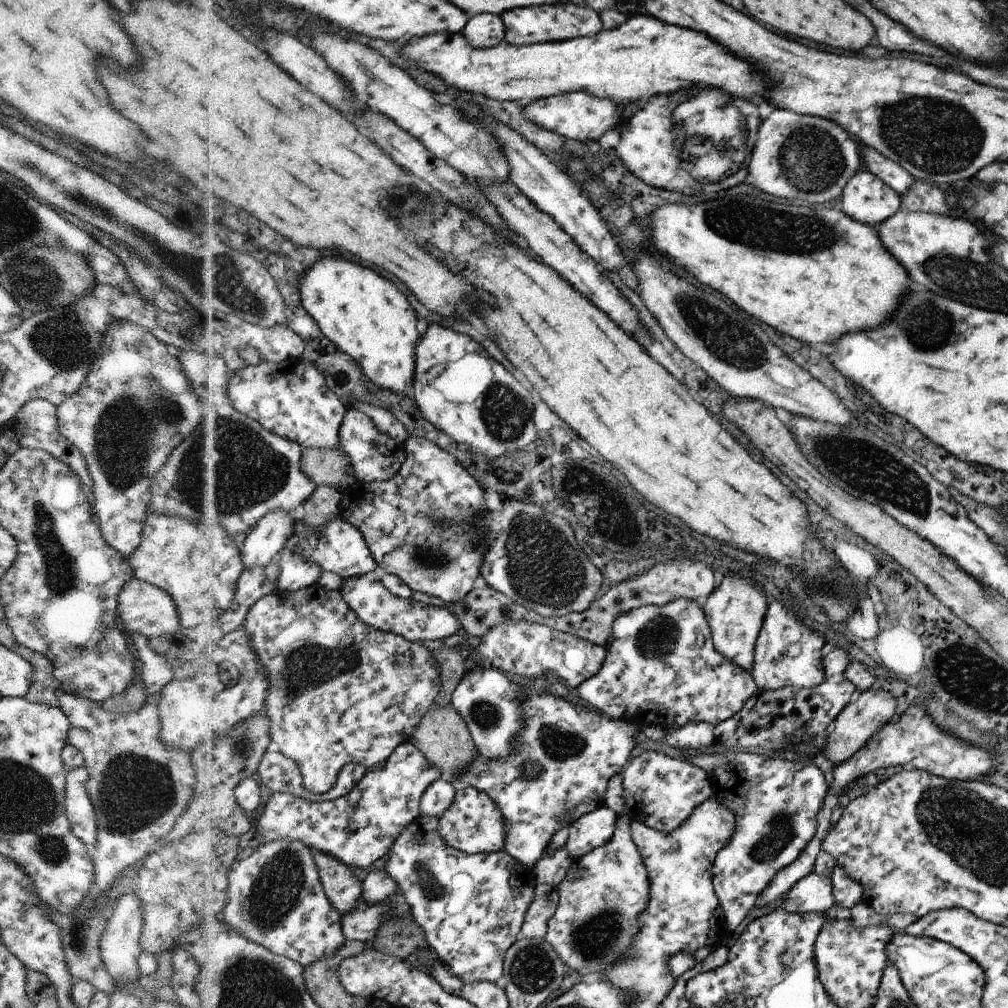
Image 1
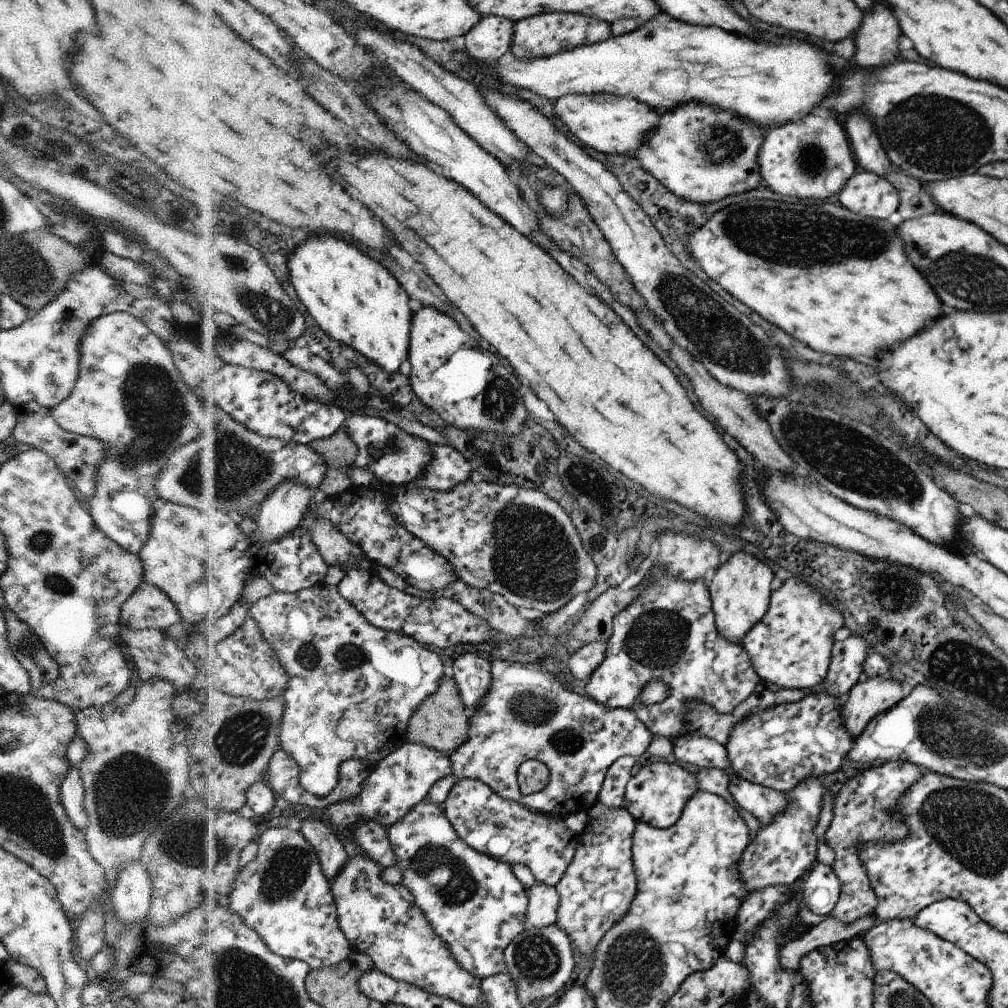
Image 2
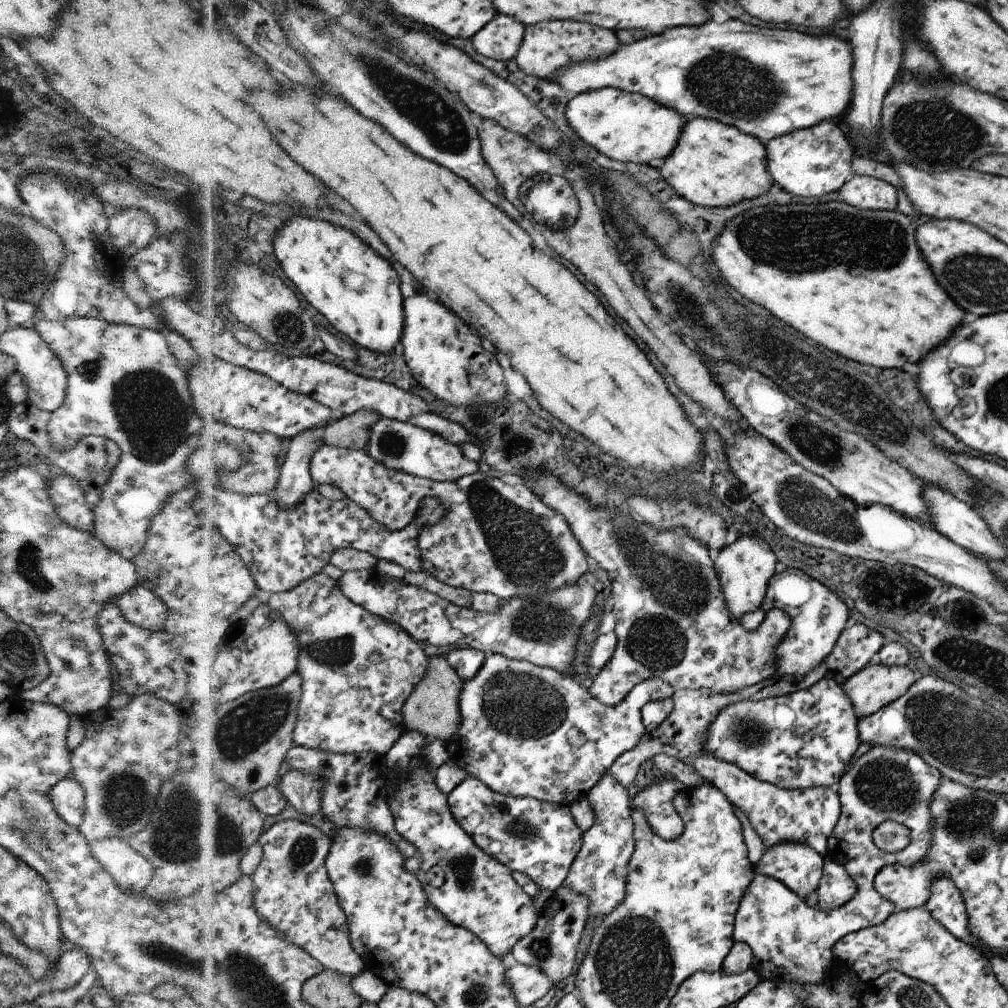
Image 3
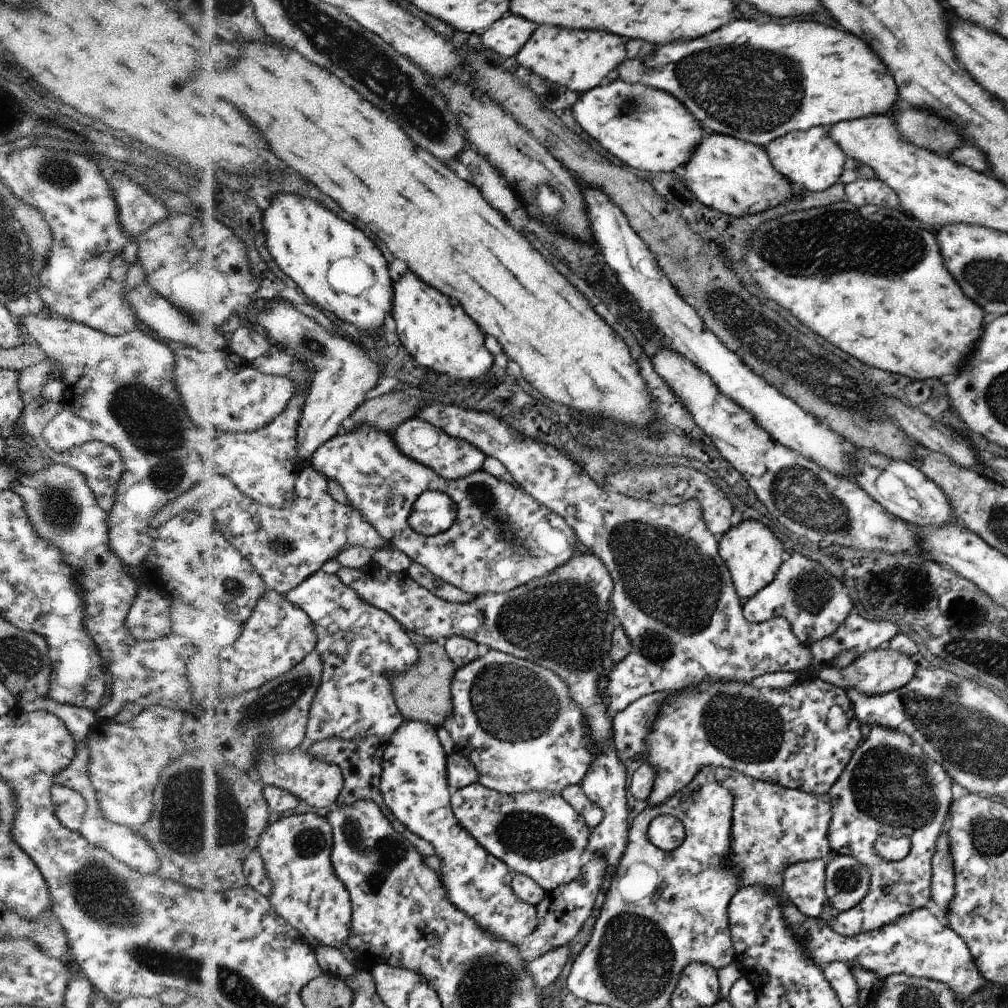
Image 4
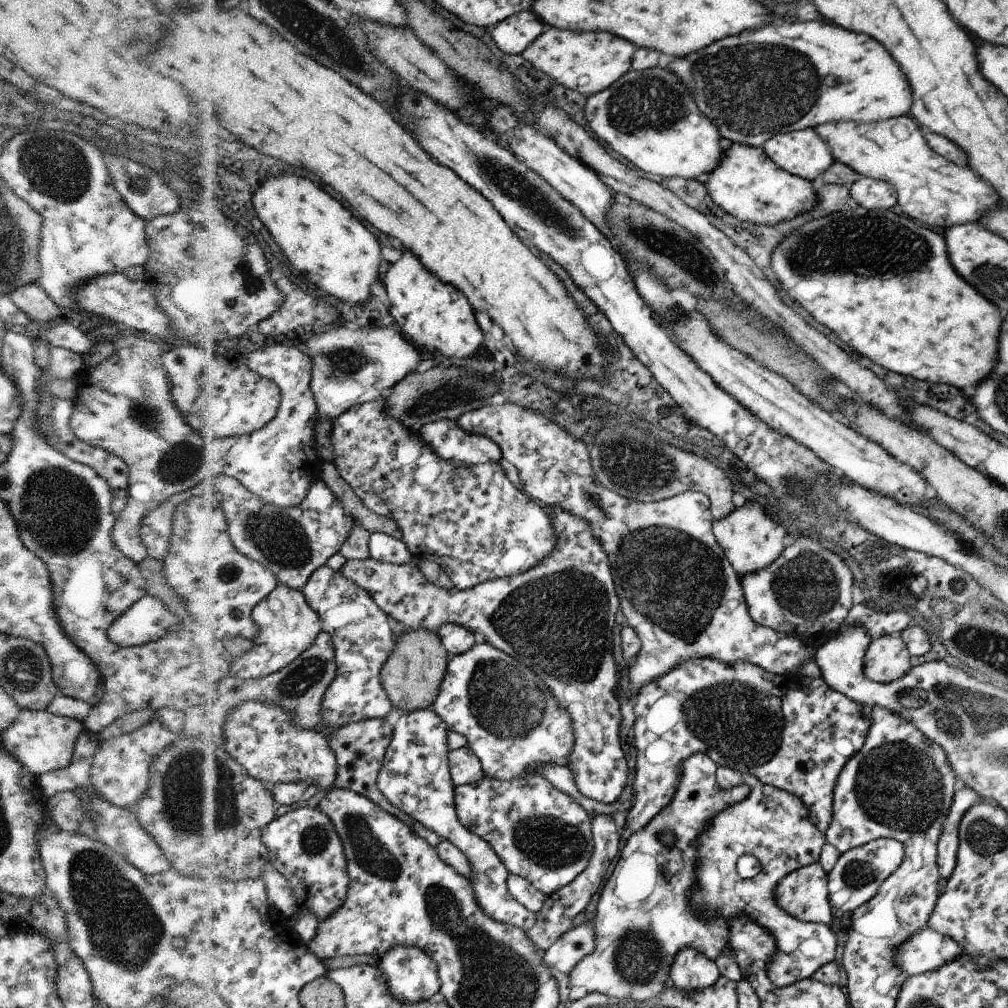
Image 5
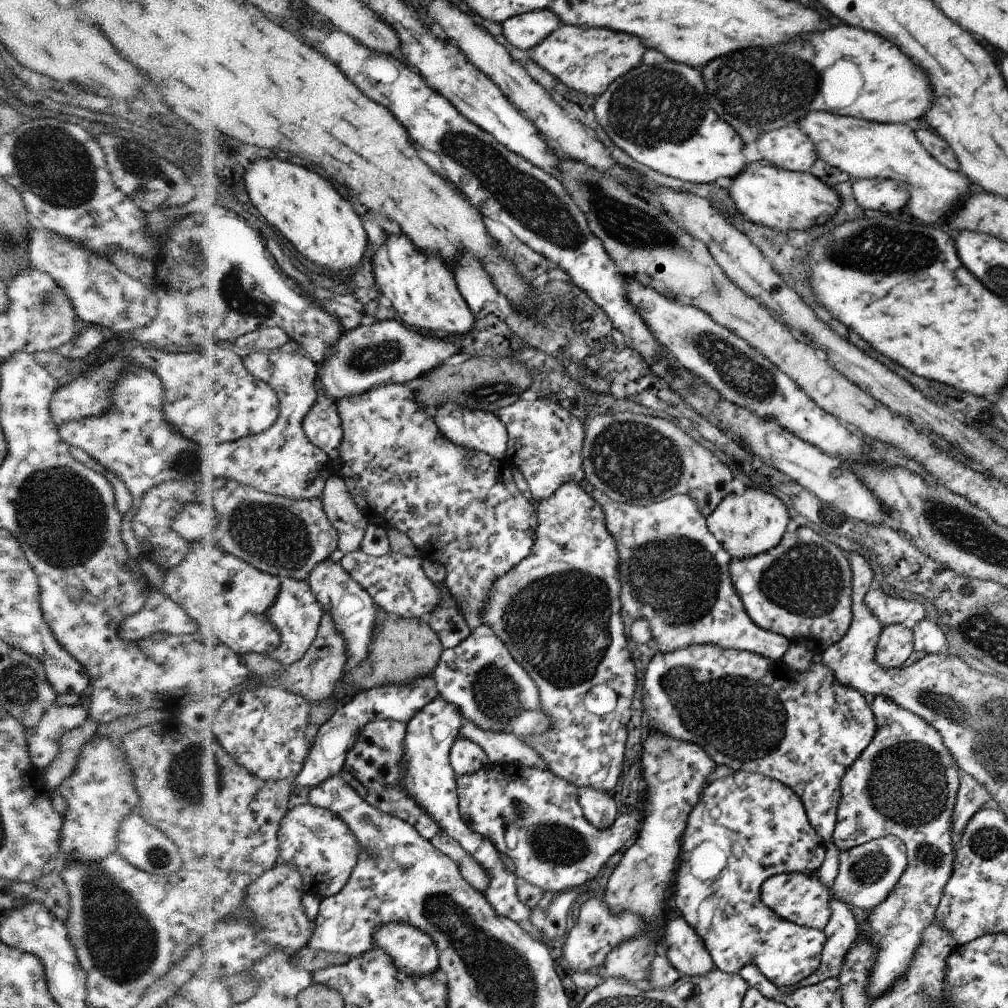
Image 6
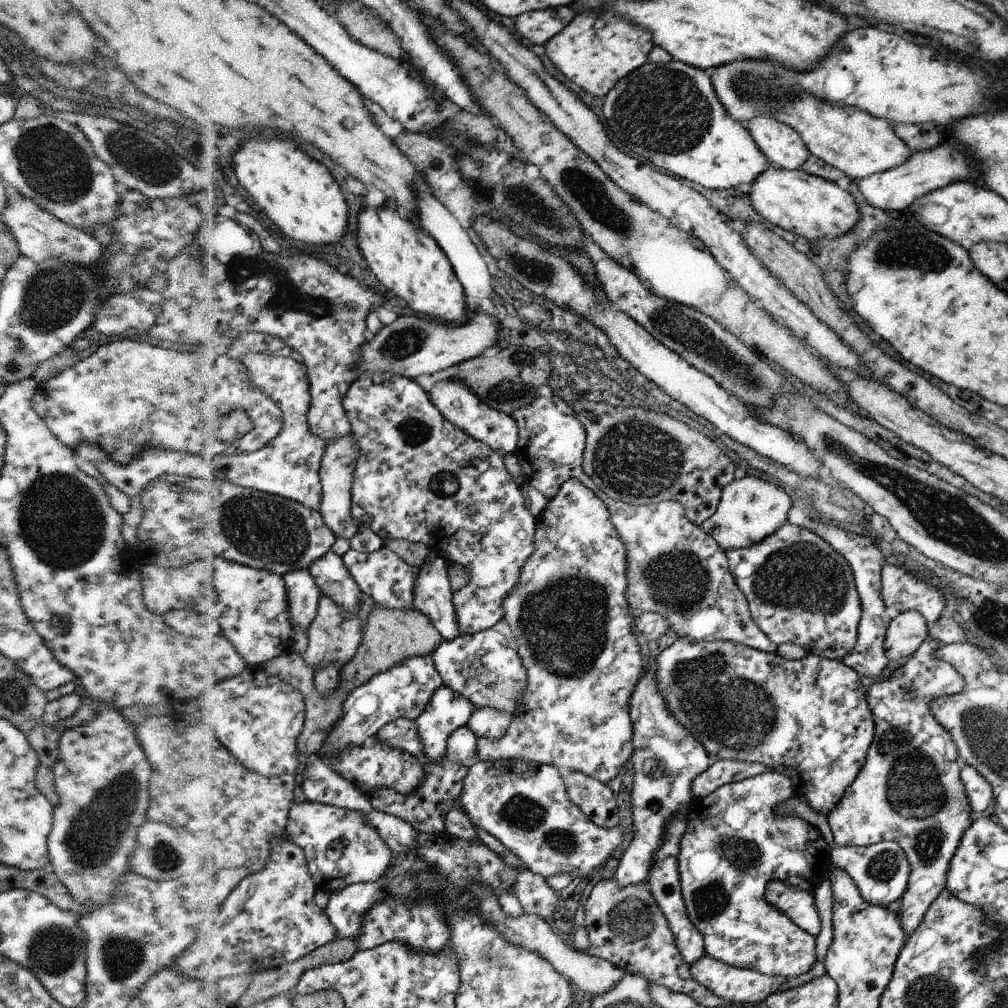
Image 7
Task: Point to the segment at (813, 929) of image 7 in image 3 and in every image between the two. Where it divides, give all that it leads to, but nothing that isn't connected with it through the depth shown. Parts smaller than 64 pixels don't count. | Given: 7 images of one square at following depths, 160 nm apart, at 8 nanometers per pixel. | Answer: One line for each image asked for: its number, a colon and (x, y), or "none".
3: (799, 867)
4: (803, 883)
5: (803, 894)
6: (803, 899)

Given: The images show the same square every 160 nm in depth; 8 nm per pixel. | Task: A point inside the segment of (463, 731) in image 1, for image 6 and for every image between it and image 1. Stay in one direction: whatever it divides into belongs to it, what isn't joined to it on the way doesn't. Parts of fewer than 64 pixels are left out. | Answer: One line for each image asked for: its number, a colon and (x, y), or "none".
2: (443, 721)
3: (433, 708)
4: (424, 692)
5: (413, 677)
6: (404, 649)

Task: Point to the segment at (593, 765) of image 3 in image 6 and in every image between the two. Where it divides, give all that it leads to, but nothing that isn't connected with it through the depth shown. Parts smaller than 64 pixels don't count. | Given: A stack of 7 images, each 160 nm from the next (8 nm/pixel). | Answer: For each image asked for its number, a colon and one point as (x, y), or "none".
4: (516, 721)
5: (511, 721)
6: (480, 676)

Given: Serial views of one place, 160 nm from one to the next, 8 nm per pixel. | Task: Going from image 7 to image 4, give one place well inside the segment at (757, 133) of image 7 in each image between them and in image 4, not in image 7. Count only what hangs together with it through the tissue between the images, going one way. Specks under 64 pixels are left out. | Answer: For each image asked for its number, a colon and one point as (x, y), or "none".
4: (812, 161)
5: (804, 153)
6: (789, 147)

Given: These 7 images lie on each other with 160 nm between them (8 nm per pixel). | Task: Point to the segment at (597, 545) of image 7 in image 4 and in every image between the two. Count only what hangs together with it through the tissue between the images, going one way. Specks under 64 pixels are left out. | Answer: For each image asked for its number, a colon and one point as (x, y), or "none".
4: (549, 620)
5: (557, 617)
6: (558, 611)

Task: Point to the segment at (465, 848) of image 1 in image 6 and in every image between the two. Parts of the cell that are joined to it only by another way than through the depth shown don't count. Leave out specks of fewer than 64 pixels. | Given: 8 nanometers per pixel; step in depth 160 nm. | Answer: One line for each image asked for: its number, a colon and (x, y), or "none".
2: (511, 832)
3: (540, 838)
4: (540, 834)
5: (541, 833)
6: (753, 714)

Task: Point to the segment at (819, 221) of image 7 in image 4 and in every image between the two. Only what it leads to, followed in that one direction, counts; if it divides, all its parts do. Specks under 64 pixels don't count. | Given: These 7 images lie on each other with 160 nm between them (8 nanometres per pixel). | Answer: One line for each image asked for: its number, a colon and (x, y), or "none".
4: (736, 177)
5: (748, 184)
6: (768, 195)

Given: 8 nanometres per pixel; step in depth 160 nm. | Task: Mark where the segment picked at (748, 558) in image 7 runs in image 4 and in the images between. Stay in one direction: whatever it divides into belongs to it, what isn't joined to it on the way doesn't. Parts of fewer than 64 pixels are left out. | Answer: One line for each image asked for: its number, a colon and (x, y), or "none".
4: (815, 603)
5: (807, 592)
6: (802, 588)

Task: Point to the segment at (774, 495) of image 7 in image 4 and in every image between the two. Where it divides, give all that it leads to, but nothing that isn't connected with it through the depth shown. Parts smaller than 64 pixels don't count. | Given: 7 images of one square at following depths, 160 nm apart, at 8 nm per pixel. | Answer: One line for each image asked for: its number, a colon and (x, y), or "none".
4: (753, 554)
5: (751, 540)
6: (747, 524)

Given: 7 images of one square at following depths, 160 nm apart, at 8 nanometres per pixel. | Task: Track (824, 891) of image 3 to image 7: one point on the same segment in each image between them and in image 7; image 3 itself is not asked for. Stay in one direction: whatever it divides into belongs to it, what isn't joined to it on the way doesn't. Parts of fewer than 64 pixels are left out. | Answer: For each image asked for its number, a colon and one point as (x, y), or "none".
4: (848, 881)
5: (856, 878)
6: (868, 874)
7: (882, 871)

